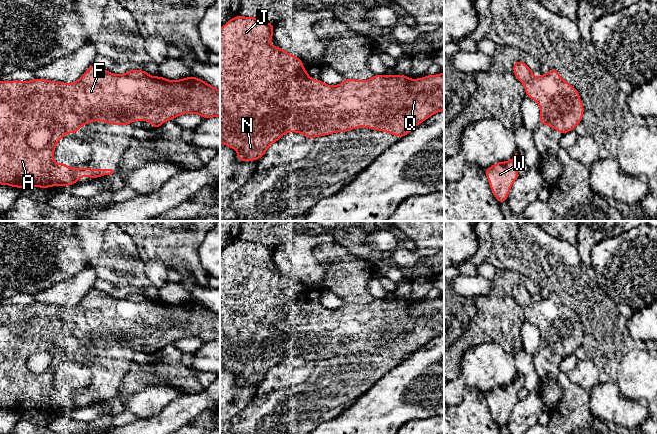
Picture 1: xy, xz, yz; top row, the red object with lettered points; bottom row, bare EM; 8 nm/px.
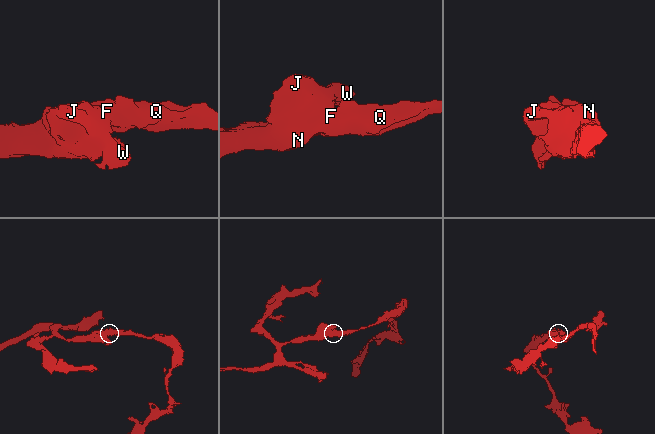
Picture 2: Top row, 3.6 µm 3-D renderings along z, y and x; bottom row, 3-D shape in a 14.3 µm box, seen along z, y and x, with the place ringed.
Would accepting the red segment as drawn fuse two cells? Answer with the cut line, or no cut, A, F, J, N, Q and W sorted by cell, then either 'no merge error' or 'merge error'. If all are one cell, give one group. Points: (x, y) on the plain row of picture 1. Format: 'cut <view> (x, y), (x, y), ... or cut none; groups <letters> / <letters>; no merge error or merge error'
cut none; groups A F J N Q W; no merge error

